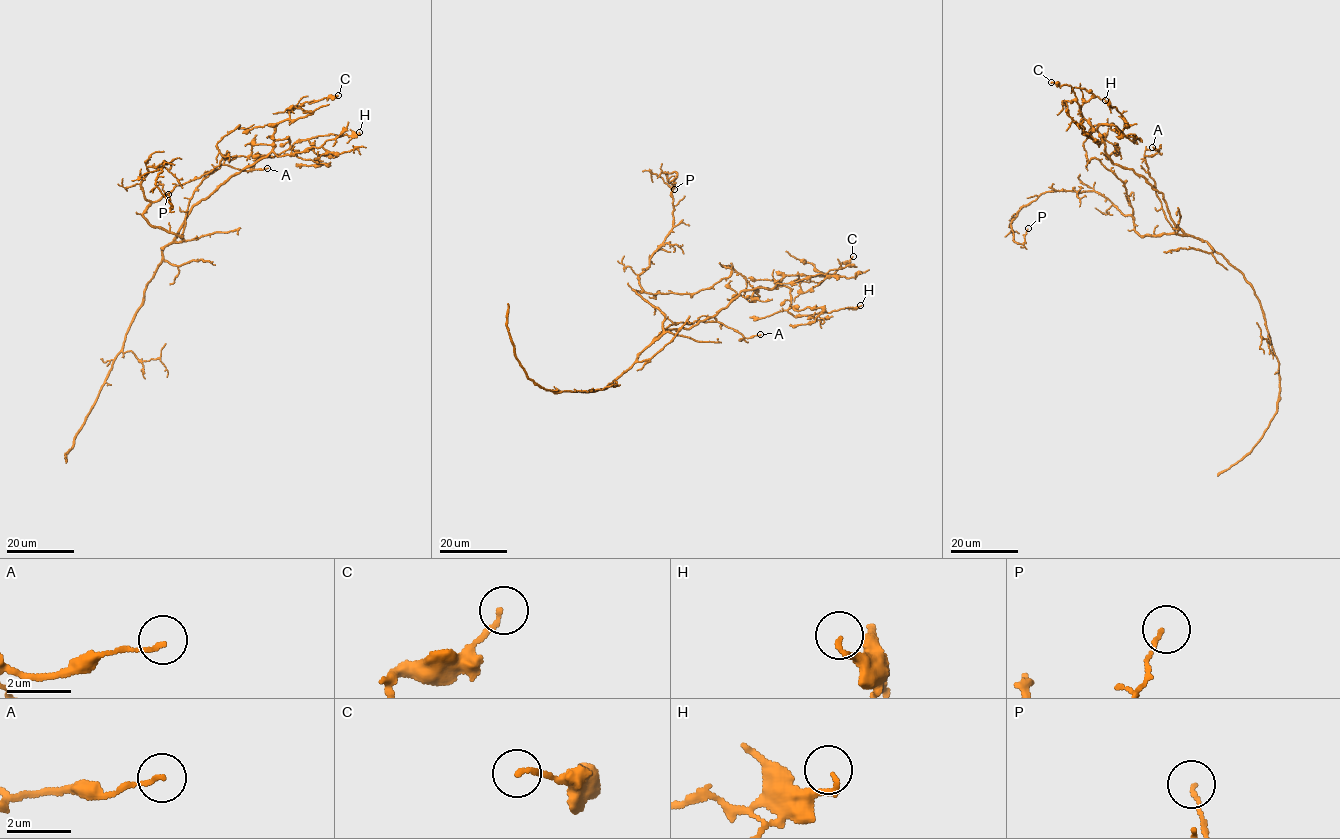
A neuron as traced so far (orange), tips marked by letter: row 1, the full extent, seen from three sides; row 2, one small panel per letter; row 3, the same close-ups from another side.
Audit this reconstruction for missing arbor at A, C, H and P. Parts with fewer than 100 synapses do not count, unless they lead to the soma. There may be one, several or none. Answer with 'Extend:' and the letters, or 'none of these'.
Extend: none of these

